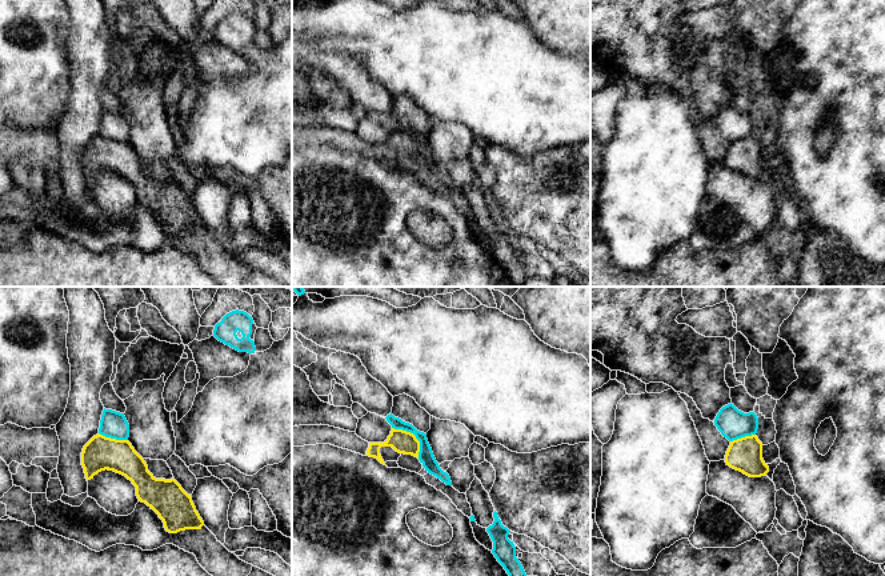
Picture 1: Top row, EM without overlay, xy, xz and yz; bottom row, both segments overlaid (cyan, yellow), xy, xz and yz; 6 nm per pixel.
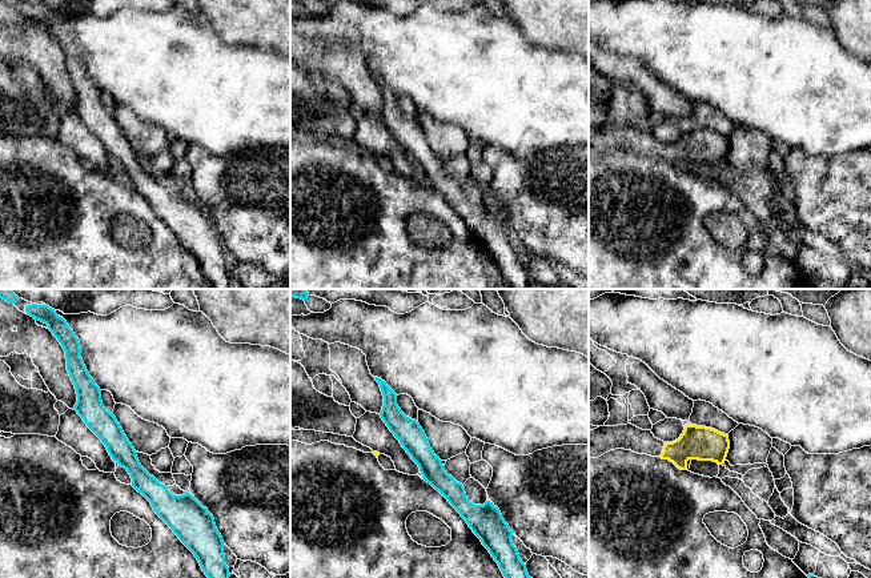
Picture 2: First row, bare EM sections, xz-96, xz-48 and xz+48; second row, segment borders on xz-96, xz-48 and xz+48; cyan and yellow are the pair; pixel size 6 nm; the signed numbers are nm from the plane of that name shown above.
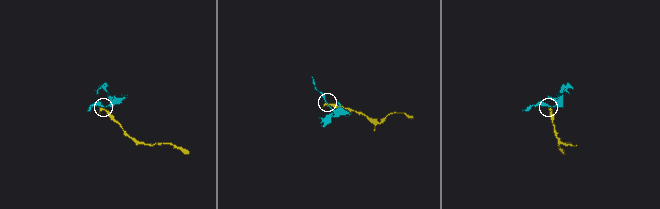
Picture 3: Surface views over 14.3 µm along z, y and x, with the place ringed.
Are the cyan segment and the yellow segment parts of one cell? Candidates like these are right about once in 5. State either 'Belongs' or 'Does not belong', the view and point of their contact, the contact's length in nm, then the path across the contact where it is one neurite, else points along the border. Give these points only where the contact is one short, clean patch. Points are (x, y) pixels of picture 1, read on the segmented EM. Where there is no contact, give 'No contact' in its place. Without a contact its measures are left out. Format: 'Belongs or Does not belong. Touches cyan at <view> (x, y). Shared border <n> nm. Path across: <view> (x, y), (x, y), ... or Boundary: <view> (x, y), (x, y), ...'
Does not belong. Touches cyan at xz (415, 435). Shared border 260 nm. Boundary: xz (392, 427), (409, 431), (415, 436), (419, 442), (419, 458)

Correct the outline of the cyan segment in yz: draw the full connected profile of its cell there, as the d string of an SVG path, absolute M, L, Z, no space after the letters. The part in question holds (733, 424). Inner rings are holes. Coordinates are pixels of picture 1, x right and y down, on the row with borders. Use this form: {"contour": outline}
{"contour": "M732 403L722 407L714 419L714 425L729 441L757 433L758 417L754 412L744 413Z"}

